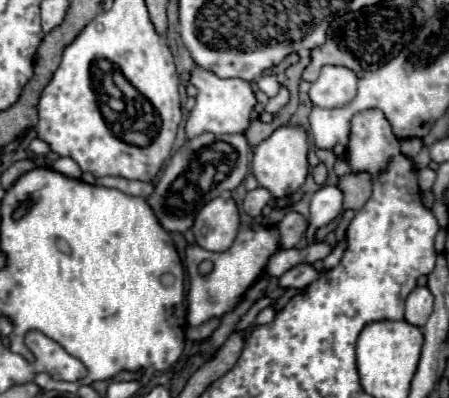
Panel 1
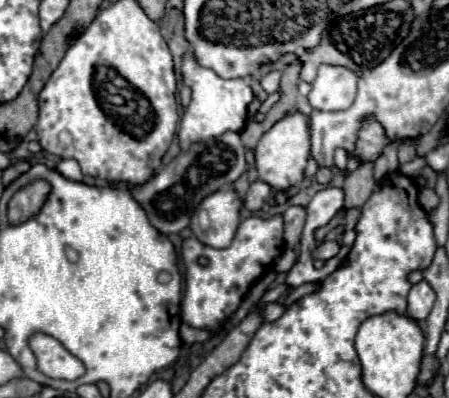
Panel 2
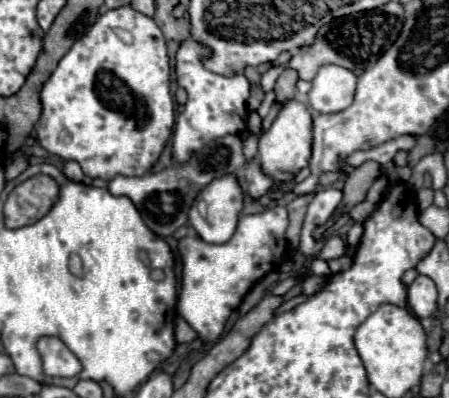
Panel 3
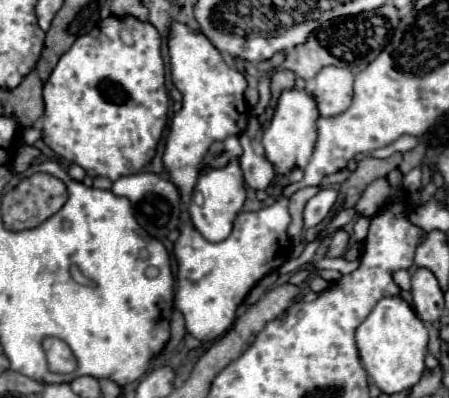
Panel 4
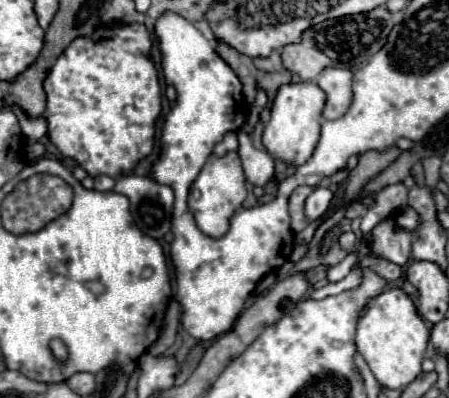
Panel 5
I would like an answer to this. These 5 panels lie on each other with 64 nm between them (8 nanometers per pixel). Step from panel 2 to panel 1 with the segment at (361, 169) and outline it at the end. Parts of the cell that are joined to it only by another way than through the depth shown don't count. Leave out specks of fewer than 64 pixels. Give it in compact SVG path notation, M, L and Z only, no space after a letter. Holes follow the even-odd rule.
M348 174L338 178L338 188L344 192L344 210L360 210L370 198L372 184L368 174Z

